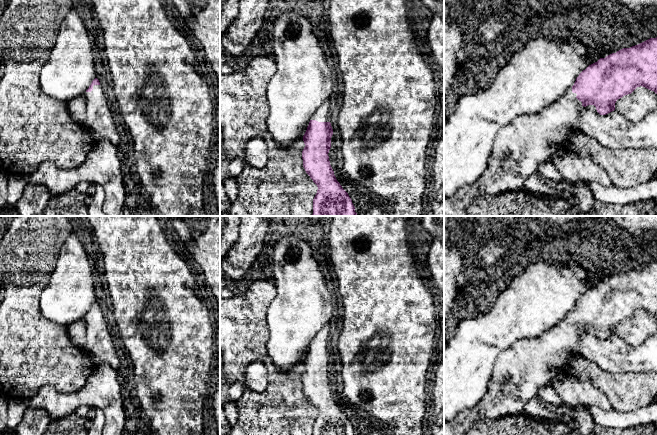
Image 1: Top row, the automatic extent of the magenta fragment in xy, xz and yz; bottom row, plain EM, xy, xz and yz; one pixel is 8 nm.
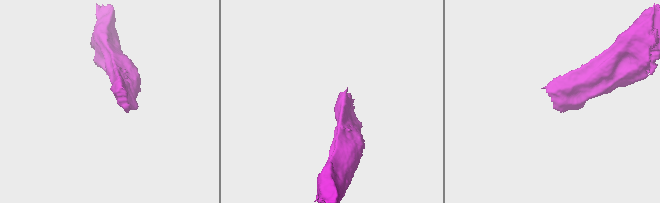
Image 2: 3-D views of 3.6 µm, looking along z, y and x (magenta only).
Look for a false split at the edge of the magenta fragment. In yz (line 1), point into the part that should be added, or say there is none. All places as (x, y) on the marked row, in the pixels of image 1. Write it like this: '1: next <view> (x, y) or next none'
1: next yz (519, 147)

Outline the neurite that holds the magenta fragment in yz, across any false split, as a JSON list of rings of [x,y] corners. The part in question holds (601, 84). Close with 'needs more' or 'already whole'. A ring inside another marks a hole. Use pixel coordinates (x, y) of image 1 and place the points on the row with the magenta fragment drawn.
[[[657,37],[600,58],[583,70],[576,78],[574,85],[552,105],[545,107],[537,114],[521,115],[512,123],[501,128],[495,137],[486,170],[472,185],[460,188],[450,198],[444,198],[444,216],[465,216],[466,208],[480,194],[500,195],[524,189],[526,180],[538,170],[539,164],[552,158],[569,136],[574,131],[580,130],[578,120],[582,106],[594,105],[600,115],[606,115],[615,110],[615,103],[618,99],[631,94],[640,86],[657,94]]]; needs more

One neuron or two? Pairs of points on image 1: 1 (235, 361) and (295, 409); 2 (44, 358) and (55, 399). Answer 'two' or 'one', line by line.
1: one
2: two

